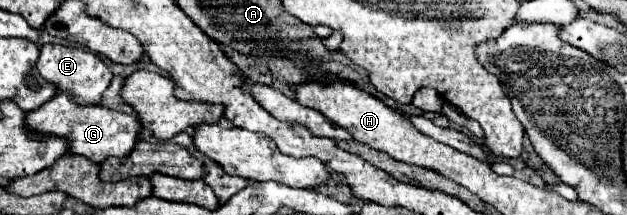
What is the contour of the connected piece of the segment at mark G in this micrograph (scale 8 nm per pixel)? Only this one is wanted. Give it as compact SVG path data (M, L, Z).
M57 92L57 96L53 96L51 102L43 104L43 108L27 112L27 126L41 134L67 138L71 142L69 150L73 154L83 154L97 164L105 162L105 158L109 156L125 158L133 150L141 130L141 122L133 114L111 110L101 104L77 104L69 92Z

